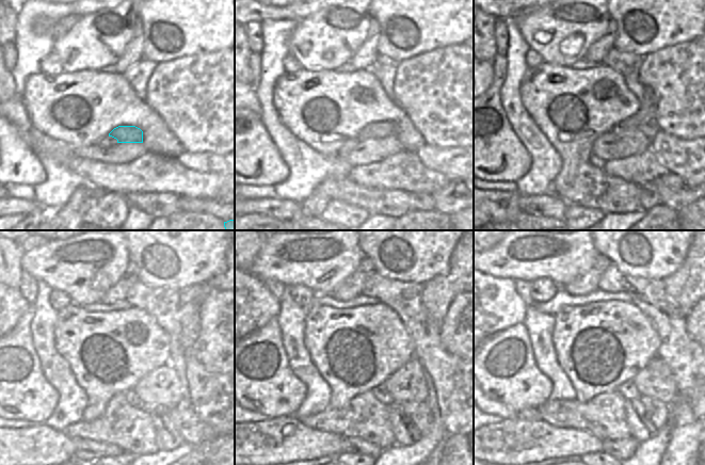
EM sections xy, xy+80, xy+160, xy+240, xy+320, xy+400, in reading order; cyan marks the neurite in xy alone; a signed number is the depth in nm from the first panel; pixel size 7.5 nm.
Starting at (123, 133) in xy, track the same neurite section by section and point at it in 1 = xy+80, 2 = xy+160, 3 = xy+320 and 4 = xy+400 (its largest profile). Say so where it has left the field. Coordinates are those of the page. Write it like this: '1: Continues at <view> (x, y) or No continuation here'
1: Continues at xy+80 (378, 129)
2: Continues at xy+160 (645, 121)
3: Continues at xy+320 (438, 292)
4: Continues at xy+400 (690, 284)

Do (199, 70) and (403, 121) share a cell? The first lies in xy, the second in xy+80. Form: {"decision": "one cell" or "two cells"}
{"decision": "two cells"}

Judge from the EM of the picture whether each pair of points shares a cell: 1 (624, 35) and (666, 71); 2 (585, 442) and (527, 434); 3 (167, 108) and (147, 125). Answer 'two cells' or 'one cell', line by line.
1: two cells
2: one cell
3: two cells

